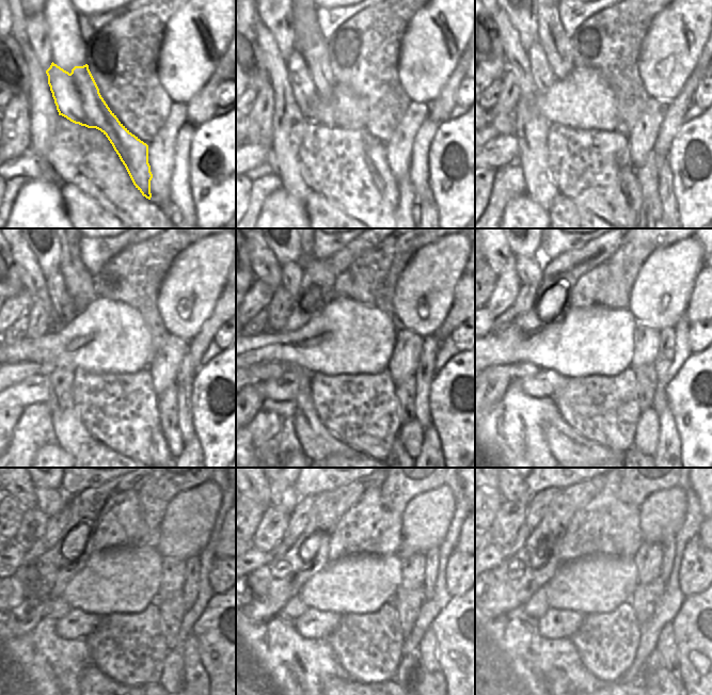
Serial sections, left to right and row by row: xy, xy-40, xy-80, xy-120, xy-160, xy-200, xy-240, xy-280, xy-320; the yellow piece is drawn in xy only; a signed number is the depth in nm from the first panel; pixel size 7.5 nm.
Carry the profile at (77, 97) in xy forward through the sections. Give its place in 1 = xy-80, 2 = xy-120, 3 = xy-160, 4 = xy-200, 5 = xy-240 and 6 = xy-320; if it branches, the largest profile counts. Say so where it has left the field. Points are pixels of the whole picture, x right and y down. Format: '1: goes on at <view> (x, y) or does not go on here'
1: goes on at xy-80 (551, 58)
2: goes on at xy-120 (73, 280)
3: goes on at xy-160 (291, 273)
4: goes on at xy-200 (529, 269)
5: goes on at xy-240 (49, 501)
6: goes on at xy-320 (513, 489)

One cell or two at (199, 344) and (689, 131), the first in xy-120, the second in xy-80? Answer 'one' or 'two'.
two

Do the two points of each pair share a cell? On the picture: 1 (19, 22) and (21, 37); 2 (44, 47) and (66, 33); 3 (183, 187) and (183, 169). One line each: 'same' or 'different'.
1: same
2: different
3: same

